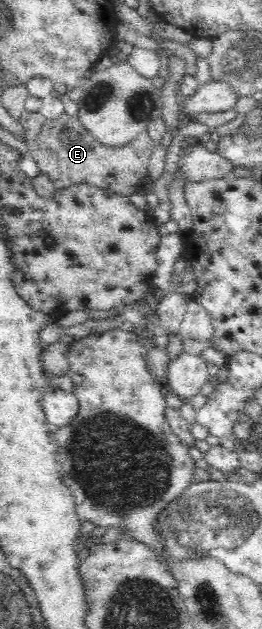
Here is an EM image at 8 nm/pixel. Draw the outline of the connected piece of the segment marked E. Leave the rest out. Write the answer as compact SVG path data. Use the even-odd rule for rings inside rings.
M66 112L57 120L47 119L42 133L27 143L37 166L42 173L47 173L53 179L57 189L74 184L88 184L109 188L123 196L136 193L142 179L148 177L148 164L154 145L155 142L147 132L140 133L134 141L120 147L105 145L82 126L78 115L71 116Z

